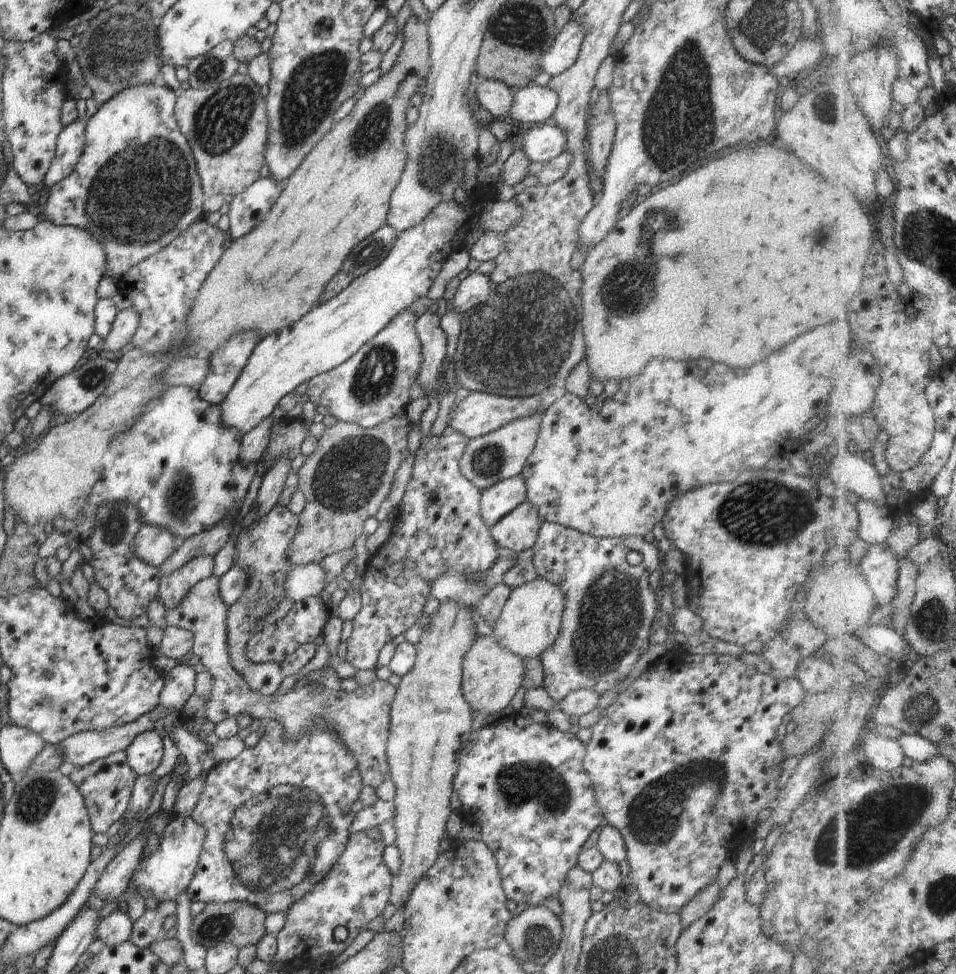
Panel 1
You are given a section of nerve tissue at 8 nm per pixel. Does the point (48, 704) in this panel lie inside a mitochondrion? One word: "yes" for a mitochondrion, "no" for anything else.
yes

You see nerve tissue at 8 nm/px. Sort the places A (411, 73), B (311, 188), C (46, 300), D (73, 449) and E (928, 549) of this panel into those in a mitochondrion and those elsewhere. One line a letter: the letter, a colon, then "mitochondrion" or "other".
A: other
B: other
C: other
D: other
E: other

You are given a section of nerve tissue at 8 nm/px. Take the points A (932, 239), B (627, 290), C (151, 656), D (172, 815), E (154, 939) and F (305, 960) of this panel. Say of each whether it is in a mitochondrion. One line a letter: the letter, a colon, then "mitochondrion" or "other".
A: mitochondrion
B: mitochondrion
C: other
D: other
E: other
F: other

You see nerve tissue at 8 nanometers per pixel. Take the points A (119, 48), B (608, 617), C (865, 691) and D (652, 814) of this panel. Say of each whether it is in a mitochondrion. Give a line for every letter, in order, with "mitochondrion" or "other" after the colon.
A: mitochondrion
B: mitochondrion
C: other
D: mitochondrion

